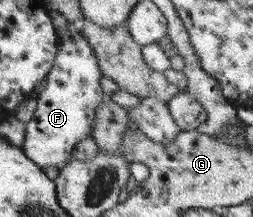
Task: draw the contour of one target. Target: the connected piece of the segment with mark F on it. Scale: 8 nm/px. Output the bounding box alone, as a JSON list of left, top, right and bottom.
[22,31,104,169]

